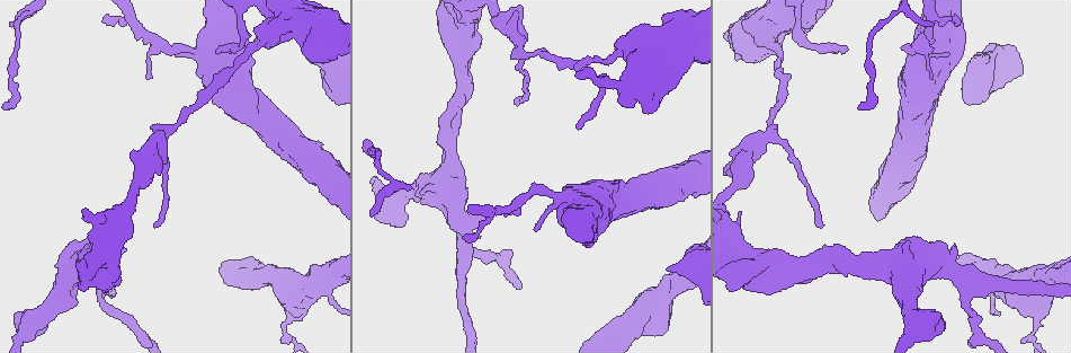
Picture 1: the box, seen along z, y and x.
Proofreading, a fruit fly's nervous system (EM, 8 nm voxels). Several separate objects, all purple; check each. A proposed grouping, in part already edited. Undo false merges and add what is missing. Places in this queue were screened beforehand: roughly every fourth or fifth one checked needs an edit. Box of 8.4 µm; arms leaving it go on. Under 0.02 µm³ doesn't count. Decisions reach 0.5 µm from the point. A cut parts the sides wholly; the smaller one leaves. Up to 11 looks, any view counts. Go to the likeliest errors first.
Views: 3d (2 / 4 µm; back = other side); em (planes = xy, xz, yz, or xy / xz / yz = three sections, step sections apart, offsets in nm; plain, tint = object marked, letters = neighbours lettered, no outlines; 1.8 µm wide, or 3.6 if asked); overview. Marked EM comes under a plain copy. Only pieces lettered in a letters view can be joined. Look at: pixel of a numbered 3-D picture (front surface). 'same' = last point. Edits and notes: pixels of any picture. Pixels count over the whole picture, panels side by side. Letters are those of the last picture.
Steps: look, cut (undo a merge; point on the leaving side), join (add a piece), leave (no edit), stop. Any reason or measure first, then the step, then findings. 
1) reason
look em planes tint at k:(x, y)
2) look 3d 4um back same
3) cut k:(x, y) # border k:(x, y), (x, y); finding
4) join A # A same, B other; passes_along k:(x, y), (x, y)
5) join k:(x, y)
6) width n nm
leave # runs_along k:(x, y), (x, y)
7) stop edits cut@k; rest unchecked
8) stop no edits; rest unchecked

thick end
look em xz step 16 tint at 1:(475, 20)

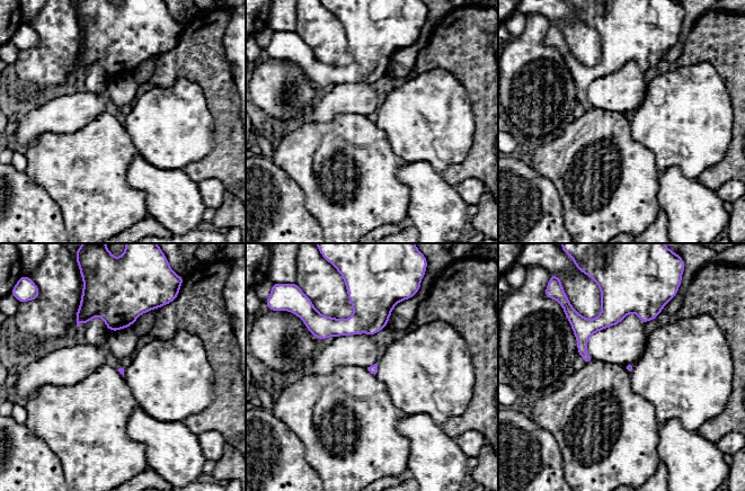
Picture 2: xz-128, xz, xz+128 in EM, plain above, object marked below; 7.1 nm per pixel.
look em planes letters same

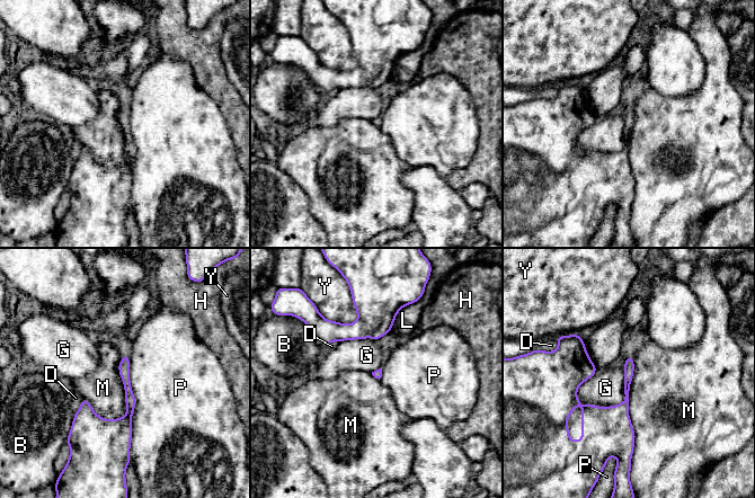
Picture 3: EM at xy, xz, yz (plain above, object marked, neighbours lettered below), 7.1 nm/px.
leave # B other, D other, G other, H other, L other, M other, P other, Y other; no lettered piece goes on from it

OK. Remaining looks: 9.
free end
look em xy step 8 tint at 1:(948, 54)

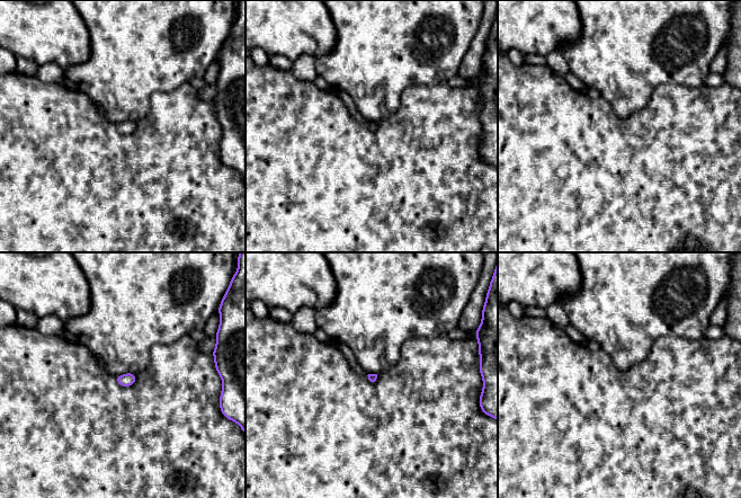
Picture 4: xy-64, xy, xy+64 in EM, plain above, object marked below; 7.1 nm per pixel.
another direction
look em planes letters same

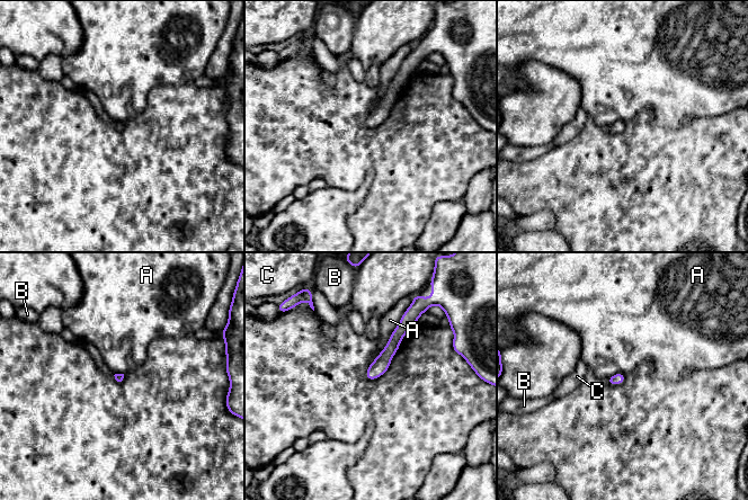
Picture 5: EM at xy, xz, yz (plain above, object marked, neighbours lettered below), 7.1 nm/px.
leave # A other, B other, C other; no lettered piece goes on from it

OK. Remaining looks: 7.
branch stops here
look em 3.6um yz step 8 tint at 1:(447, 125)

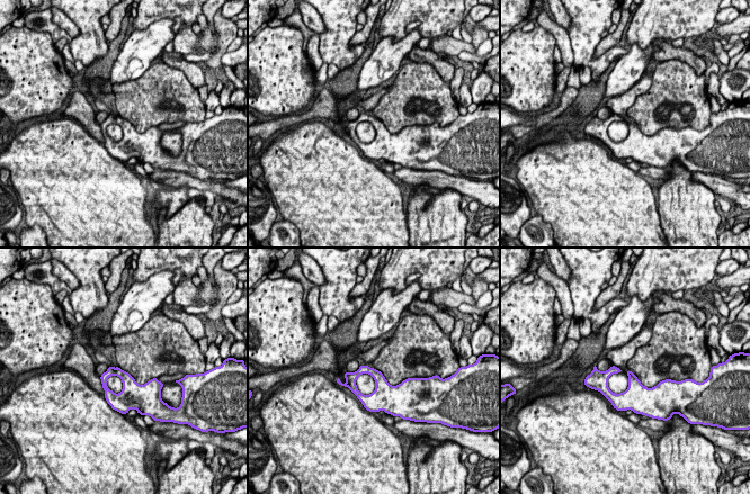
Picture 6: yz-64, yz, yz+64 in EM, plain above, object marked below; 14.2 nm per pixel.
look em 3.6um planes letters same

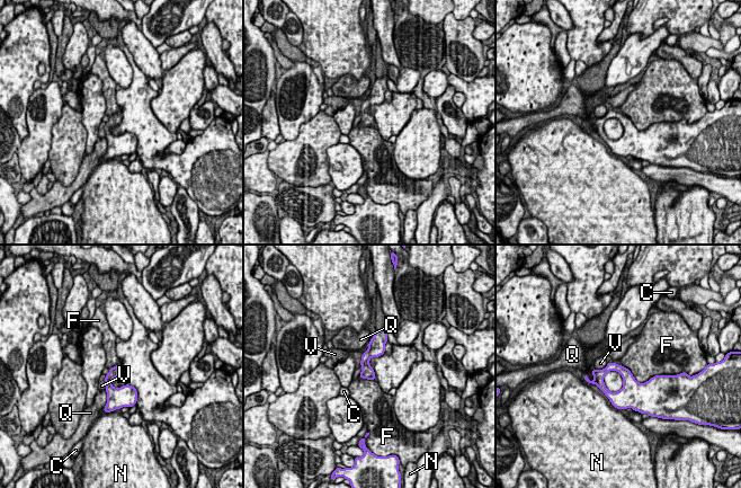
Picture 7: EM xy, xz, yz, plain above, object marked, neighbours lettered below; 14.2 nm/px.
width 160 nm
leave # C other, F other, N other, Q other, V other; border 7:(622, 364), (639, 382), (660, 375); none of them fits

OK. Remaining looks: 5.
tapers out
look 3d 4um at 1:(10, 26)

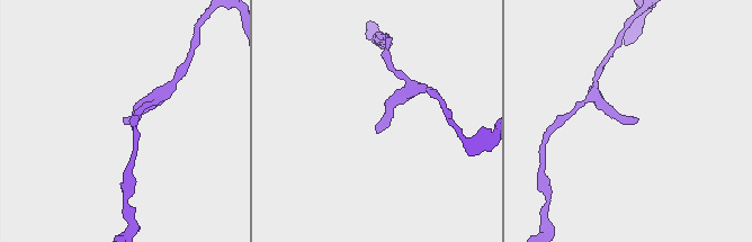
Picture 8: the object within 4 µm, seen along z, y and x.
look em xy step 16 tint at 8:(125, 122)

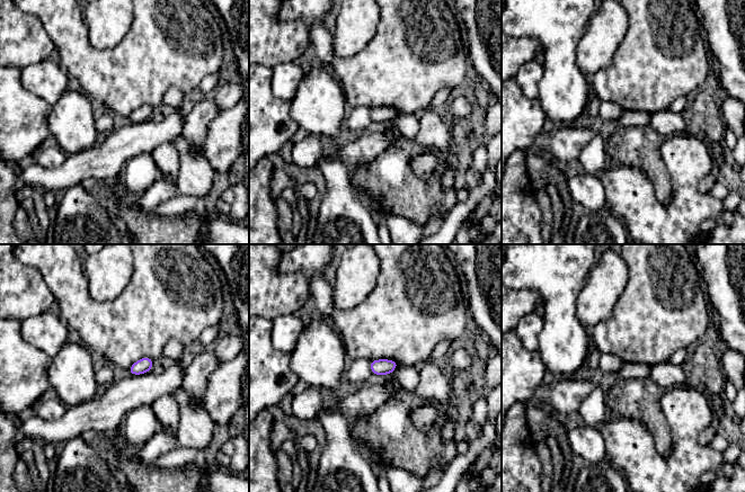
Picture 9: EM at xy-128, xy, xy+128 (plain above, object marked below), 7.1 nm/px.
look em planes letters same

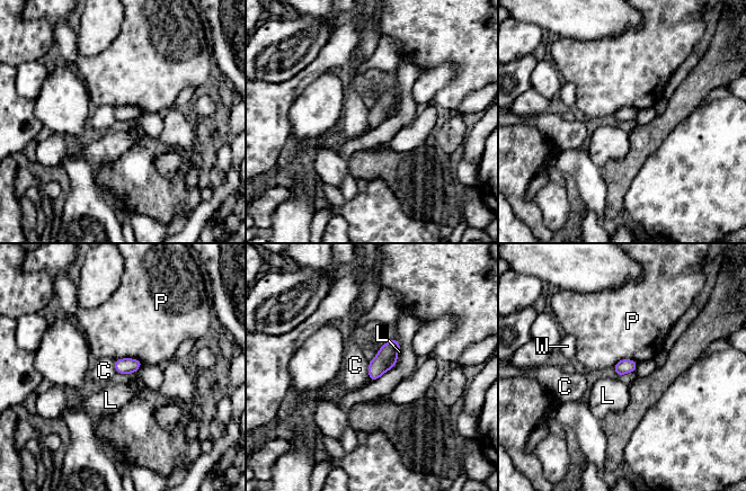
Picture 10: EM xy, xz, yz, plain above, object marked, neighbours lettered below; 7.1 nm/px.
longest_contact P 200 nm
leave # C other, L other, P other, W other; border 10:(367, 362), (367, 376), (371, 380); none of them fits

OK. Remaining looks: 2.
stop no edits; rest unchecked

